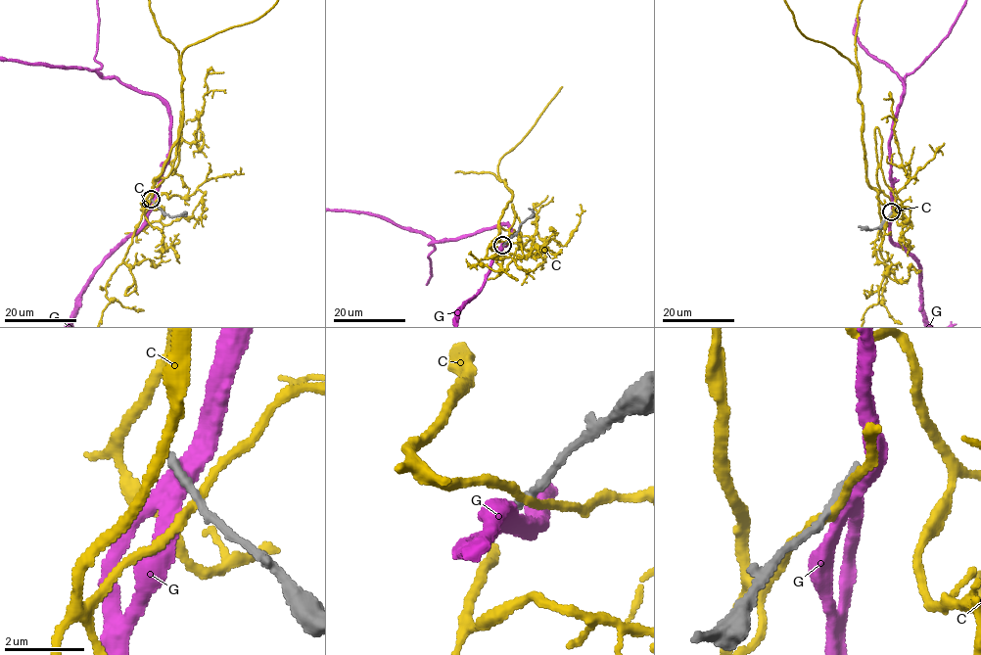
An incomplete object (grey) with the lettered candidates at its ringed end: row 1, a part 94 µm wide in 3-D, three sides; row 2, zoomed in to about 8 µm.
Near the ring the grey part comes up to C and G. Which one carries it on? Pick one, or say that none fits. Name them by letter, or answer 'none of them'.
none of them

